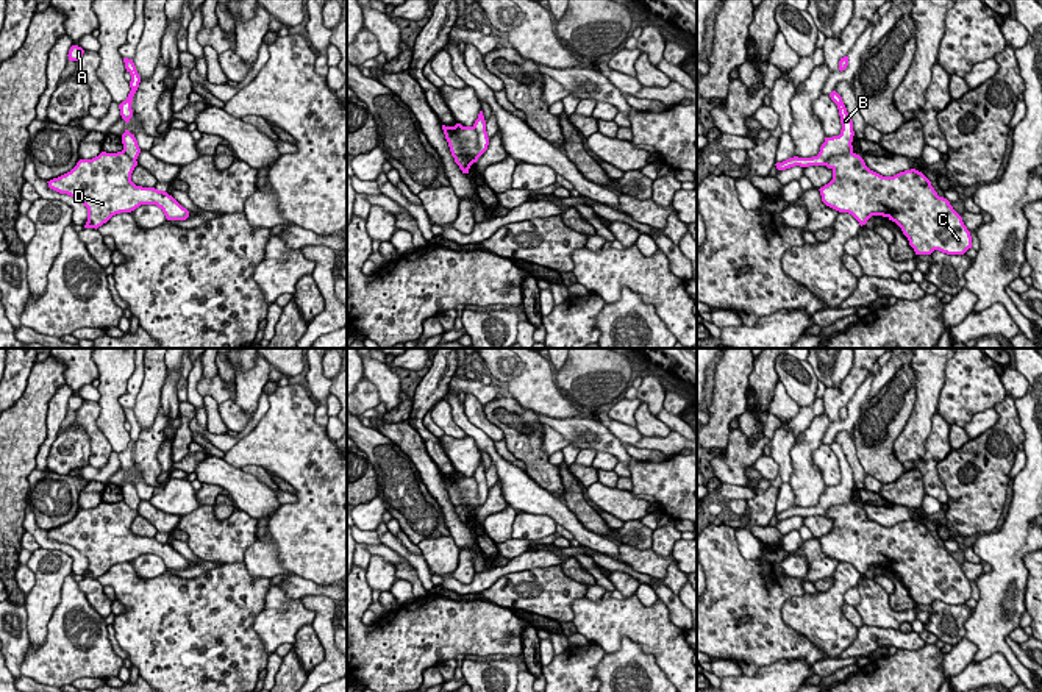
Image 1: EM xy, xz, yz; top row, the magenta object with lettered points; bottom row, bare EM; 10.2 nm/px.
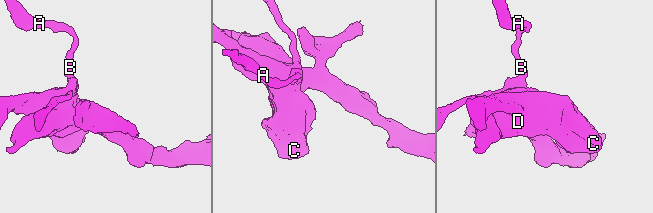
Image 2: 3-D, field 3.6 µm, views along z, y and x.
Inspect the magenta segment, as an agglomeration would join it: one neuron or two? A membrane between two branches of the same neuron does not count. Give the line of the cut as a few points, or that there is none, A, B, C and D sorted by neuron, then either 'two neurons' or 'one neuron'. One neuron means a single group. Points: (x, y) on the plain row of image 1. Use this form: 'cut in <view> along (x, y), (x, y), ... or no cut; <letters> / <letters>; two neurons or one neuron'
cut in yz along (852, 502), (833, 505), (825, 514); A B / C D; two neurons

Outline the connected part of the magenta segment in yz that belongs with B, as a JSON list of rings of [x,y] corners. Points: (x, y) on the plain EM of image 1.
[[[833,441],[830,447],[837,455],[837,459],[839,459],[840,473],[842,473],[840,484],[833,487],[825,487],[825,492],[822,494],[817,506],[812,506],[812,508],[794,506],[783,512],[776,512],[775,515],[778,520],[786,520],[795,515],[800,515],[800,517],[826,515],[826,511],[831,506],[853,503],[853,495],[851,495],[853,486],[855,486],[853,472],[847,462],[842,447],[836,441]]]

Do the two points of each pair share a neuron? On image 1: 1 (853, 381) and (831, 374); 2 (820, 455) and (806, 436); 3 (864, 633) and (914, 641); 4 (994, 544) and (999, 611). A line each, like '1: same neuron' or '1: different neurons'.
1: different neurons
2: different neurons
3: same neuron
4: same neuron

